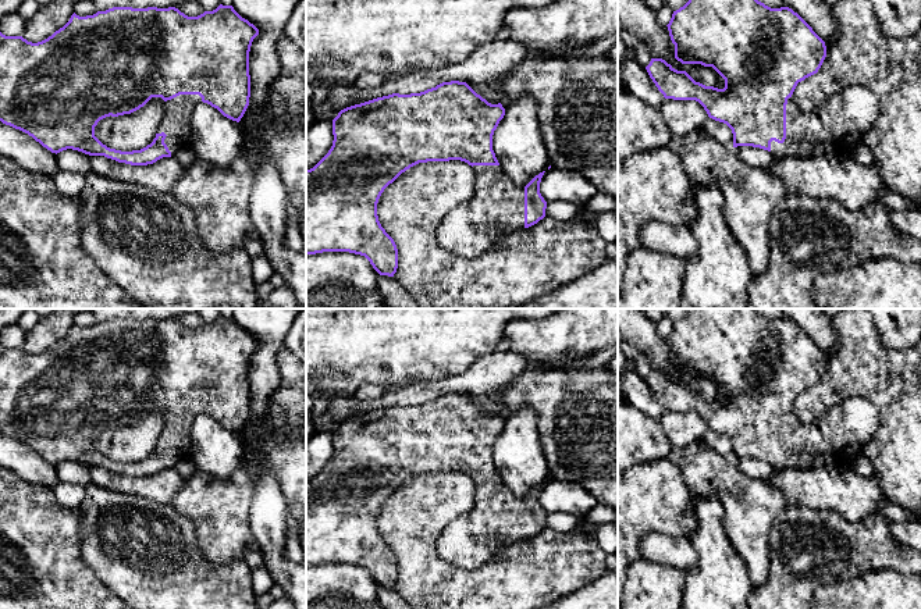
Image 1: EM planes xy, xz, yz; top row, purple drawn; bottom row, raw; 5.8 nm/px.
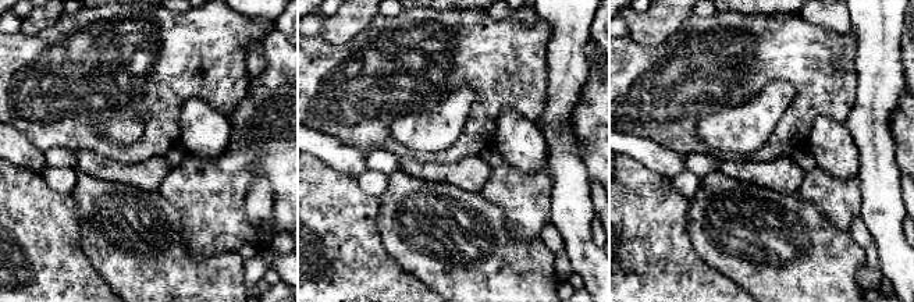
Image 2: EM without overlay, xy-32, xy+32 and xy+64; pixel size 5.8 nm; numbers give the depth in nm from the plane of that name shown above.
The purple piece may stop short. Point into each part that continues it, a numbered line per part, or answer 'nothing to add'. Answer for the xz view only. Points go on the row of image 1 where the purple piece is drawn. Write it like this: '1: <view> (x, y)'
1: xz (495, 210)

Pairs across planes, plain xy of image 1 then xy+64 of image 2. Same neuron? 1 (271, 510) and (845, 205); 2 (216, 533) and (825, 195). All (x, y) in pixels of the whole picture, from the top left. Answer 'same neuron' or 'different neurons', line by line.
1: different neurons
2: same neuron

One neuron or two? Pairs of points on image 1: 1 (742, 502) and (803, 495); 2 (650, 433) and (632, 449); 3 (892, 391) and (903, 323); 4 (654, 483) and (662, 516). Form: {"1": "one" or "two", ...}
{"1": "two", "2": "one", "3": "two", "4": "one"}

